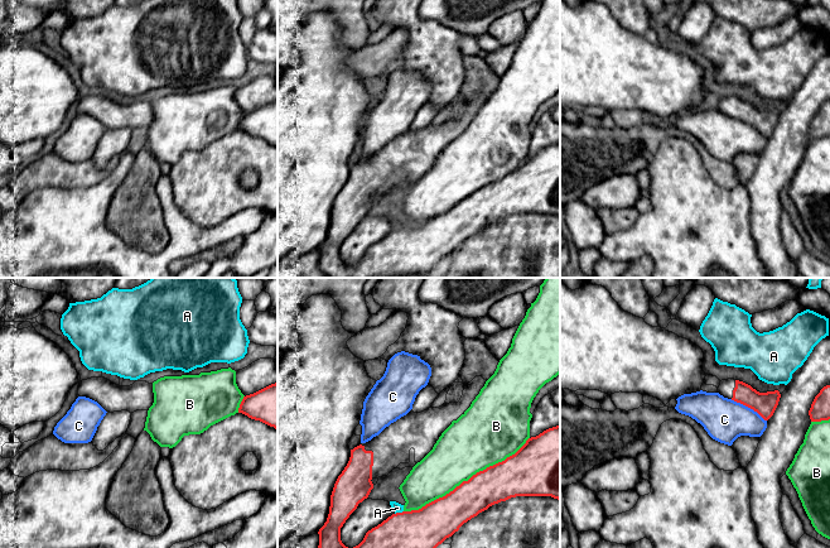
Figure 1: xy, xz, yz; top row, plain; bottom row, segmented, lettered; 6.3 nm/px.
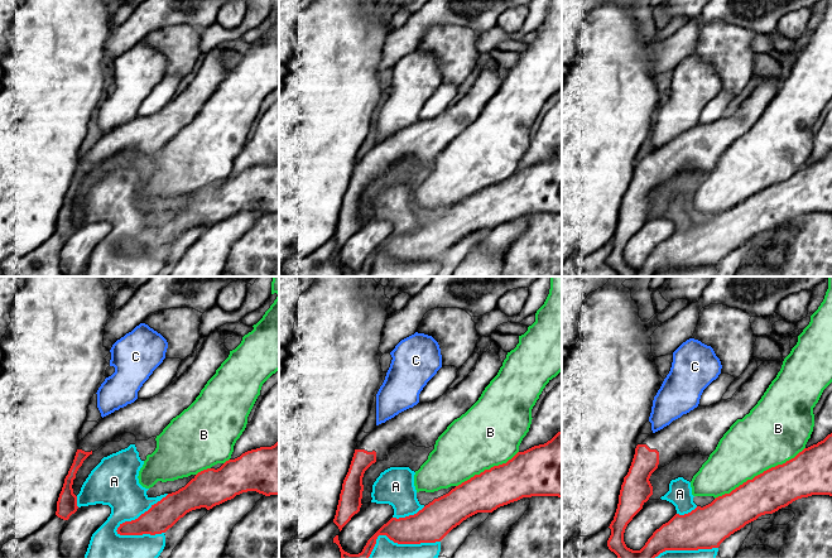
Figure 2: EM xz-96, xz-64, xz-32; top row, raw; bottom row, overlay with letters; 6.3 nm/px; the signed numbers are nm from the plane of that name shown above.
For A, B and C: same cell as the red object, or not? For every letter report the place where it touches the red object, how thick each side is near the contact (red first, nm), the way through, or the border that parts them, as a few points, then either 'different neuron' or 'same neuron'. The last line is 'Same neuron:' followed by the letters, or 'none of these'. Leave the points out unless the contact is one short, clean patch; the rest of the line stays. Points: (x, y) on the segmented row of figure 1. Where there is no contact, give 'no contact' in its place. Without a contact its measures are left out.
A: meets red in xz at (399, 513); 260 nm thick on the red side, 60 nm on the other; different neuron
B: meets red in xz at (468, 480); 240 nm thick on the red side, 360 nm on the other; different neuron
C: meets red in yz at (748, 407); 150 nm thick on the red side, 280 nm on the other; different neuron
Same neuron: none of these

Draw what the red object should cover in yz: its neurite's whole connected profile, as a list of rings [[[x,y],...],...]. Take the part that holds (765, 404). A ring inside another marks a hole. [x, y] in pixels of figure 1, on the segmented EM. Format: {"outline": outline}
{"outline": [[[734,379],[722,380],[718,393],[724,398],[753,409],[764,420],[768,420],[773,415],[781,398],[778,390],[759,393],[751,385]]]}

